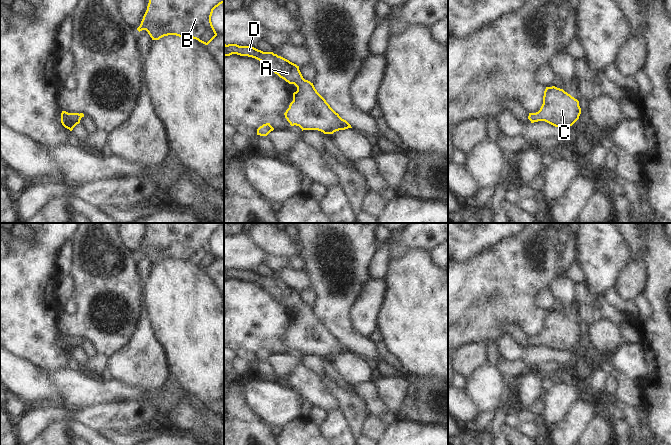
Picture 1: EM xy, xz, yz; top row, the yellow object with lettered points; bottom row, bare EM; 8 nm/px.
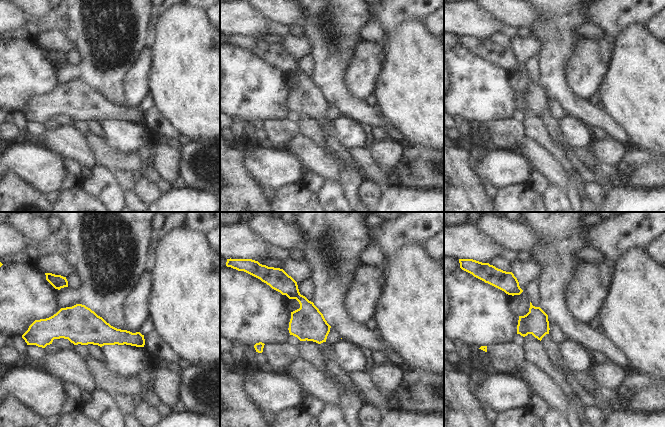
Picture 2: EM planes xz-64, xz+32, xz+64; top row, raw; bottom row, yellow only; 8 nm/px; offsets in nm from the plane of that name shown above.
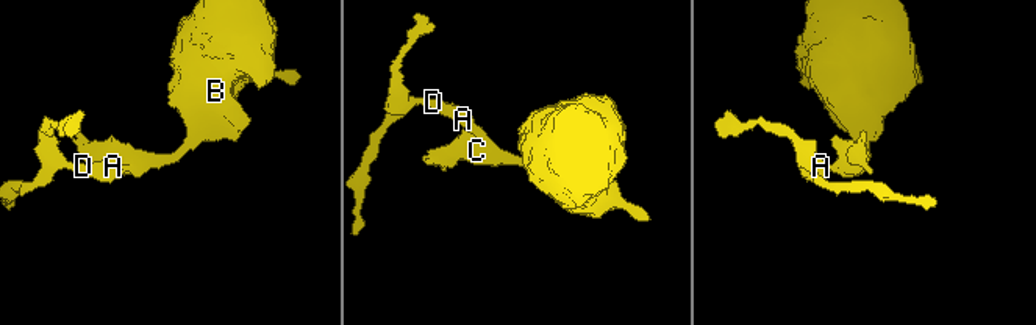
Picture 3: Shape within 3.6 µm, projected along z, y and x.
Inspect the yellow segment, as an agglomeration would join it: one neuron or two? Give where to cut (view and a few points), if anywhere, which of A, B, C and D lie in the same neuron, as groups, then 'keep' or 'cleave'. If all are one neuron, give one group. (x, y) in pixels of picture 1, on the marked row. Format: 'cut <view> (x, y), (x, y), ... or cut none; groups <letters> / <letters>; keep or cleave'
cut none; groups A B C D; keep

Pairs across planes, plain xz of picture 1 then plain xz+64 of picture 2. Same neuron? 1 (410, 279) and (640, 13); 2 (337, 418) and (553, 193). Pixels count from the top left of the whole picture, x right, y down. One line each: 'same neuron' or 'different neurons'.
1: different neurons
2: same neuron

